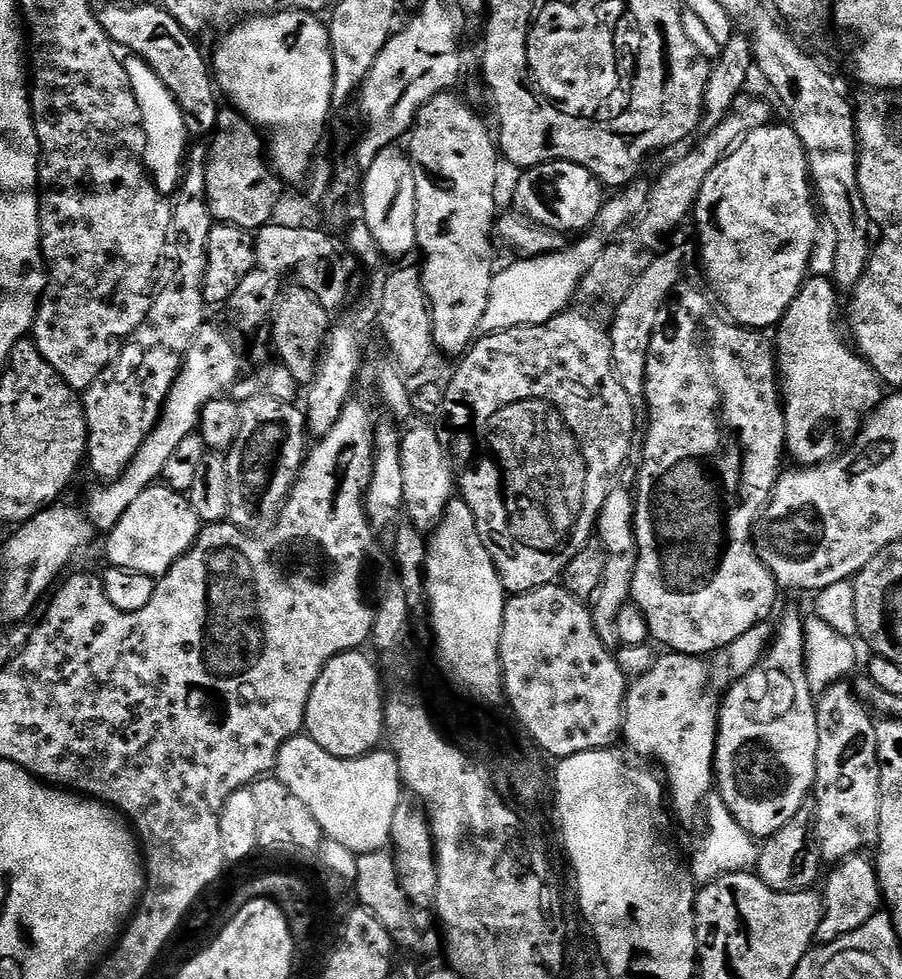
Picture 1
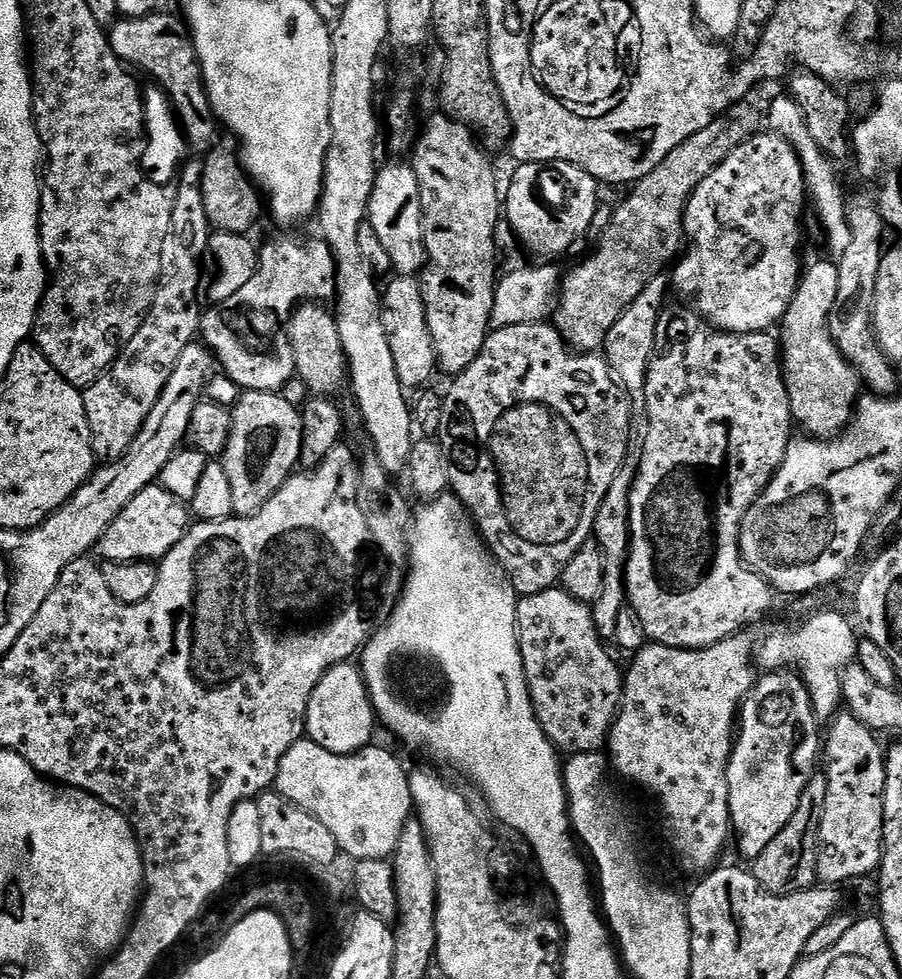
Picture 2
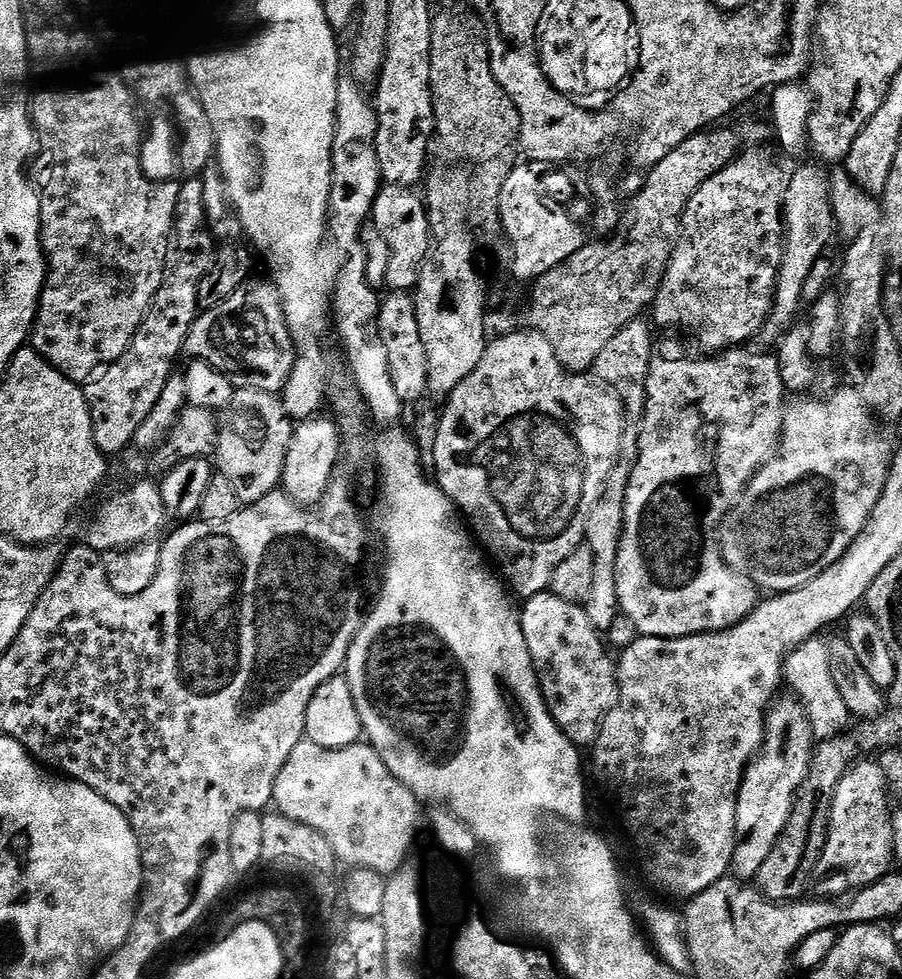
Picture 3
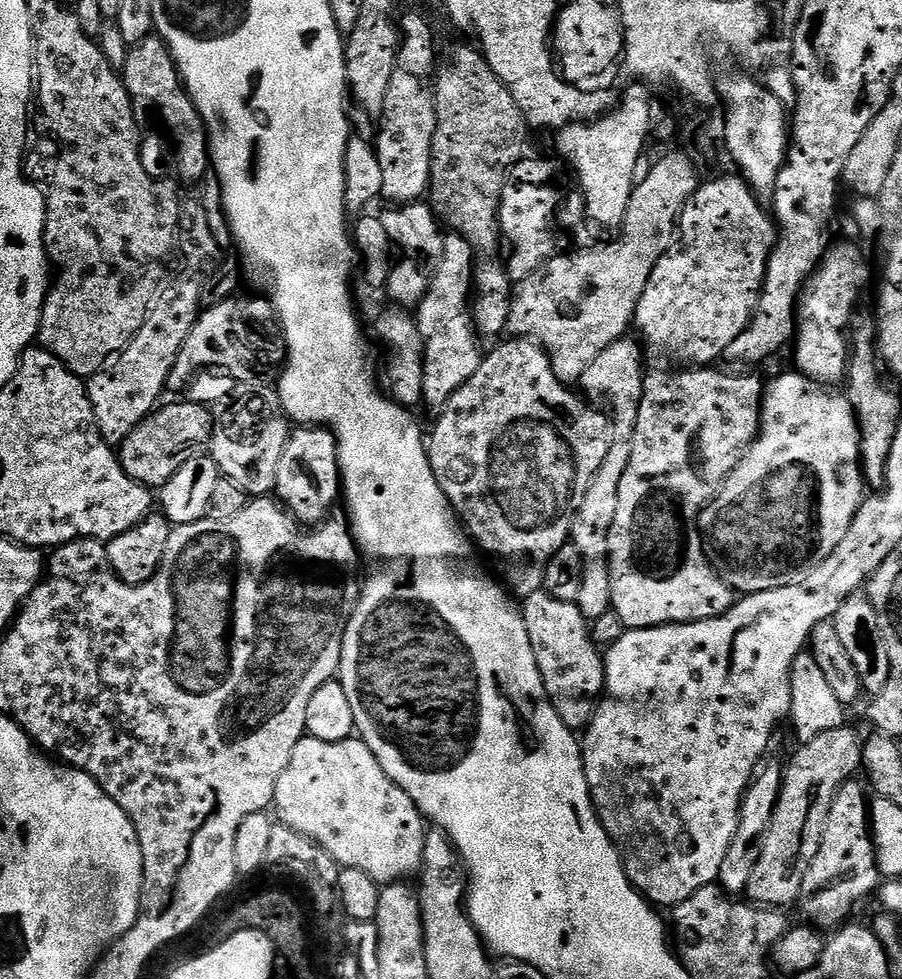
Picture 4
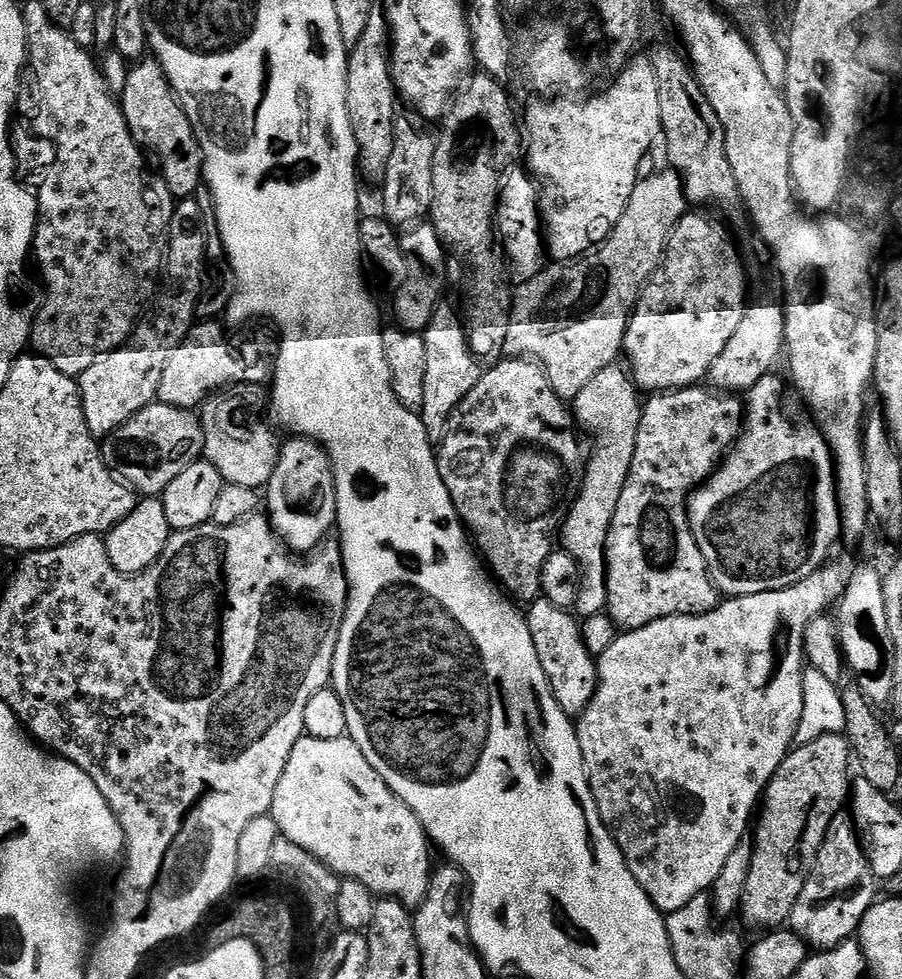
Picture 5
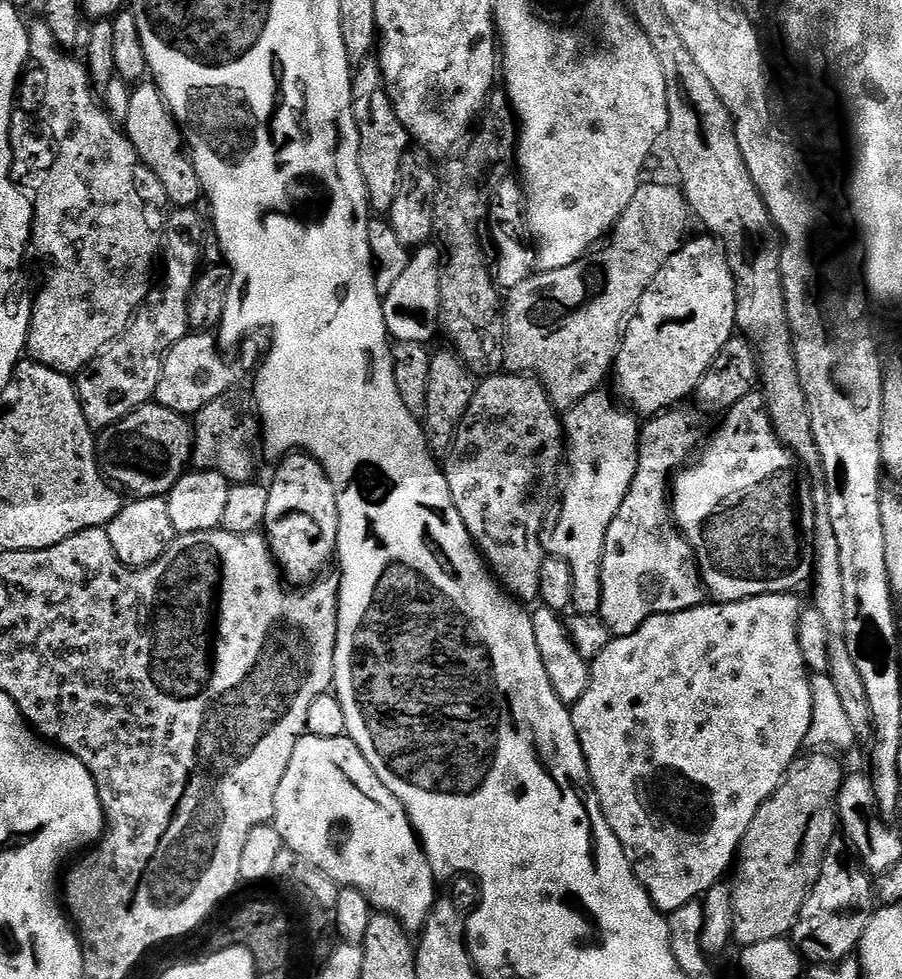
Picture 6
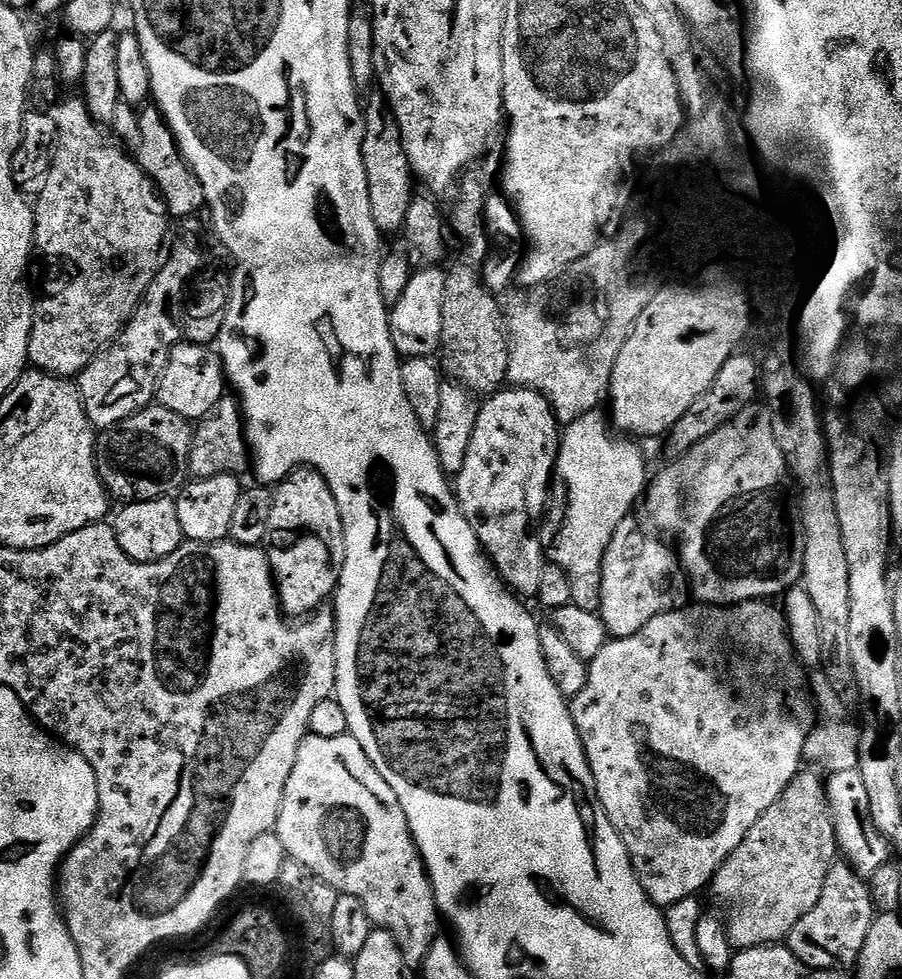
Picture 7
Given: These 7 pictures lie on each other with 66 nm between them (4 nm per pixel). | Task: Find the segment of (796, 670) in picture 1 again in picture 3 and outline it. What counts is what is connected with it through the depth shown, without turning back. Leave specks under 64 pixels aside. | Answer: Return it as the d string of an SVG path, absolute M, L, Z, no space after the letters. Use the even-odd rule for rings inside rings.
M795 695L773 699L764 717L760 748L744 769L736 795L736 839L732 841L730 872L735 879L755 881L762 862L780 841L796 801L796 791L812 764L814 737L807 714Z

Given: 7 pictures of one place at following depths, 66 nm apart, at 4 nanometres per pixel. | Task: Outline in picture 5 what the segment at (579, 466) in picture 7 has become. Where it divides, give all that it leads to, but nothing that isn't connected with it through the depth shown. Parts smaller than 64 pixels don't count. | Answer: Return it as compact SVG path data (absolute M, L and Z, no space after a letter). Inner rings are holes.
M613 362L606 365L582 389L582 394L570 402L570 411L585 436L592 436L592 453L586 456L578 491L567 511L567 517L558 529L558 540L563 551L572 555L580 567L580 589L574 609L577 617L593 616L608 607L608 567L604 561L606 542L610 534L610 522L614 510L618 510L618 498L622 498L622 486L630 474L634 462L634 446L638 442L638 426L642 400L636 381L629 369Z

